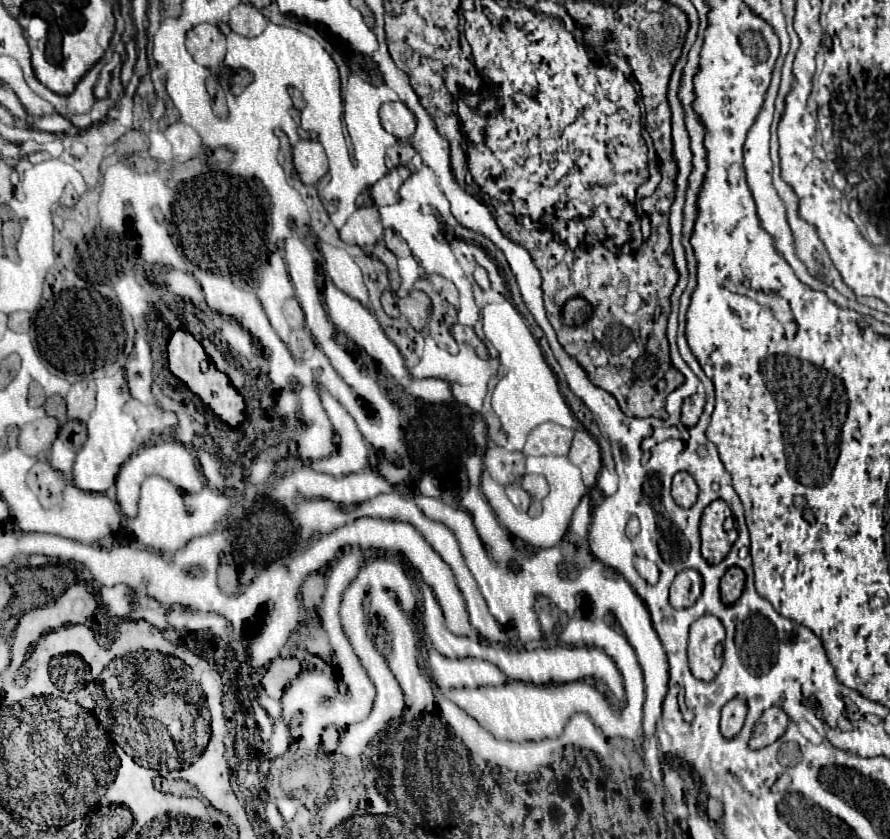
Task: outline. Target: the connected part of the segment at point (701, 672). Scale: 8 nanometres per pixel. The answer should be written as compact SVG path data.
M704 614L690 626L688 660L696 678L708 682L718 674L722 666L722 642L724 626L716 616Z

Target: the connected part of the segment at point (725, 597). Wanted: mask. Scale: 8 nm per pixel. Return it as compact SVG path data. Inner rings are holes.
M732 566L726 570L726 574L720 580L720 594L724 604L734 604L744 588L744 570L738 566Z

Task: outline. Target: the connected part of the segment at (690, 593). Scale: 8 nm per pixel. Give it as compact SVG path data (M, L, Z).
M684 570L680 572L672 586L670 586L670 604L674 608L688 608L694 606L694 602L702 594L702 576L698 570Z

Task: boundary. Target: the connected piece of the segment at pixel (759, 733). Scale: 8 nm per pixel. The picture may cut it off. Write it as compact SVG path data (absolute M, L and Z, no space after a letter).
M772 706L762 712L758 722L754 724L752 738L750 738L750 748L764 748L772 742L776 742L788 726L788 714L780 706Z

